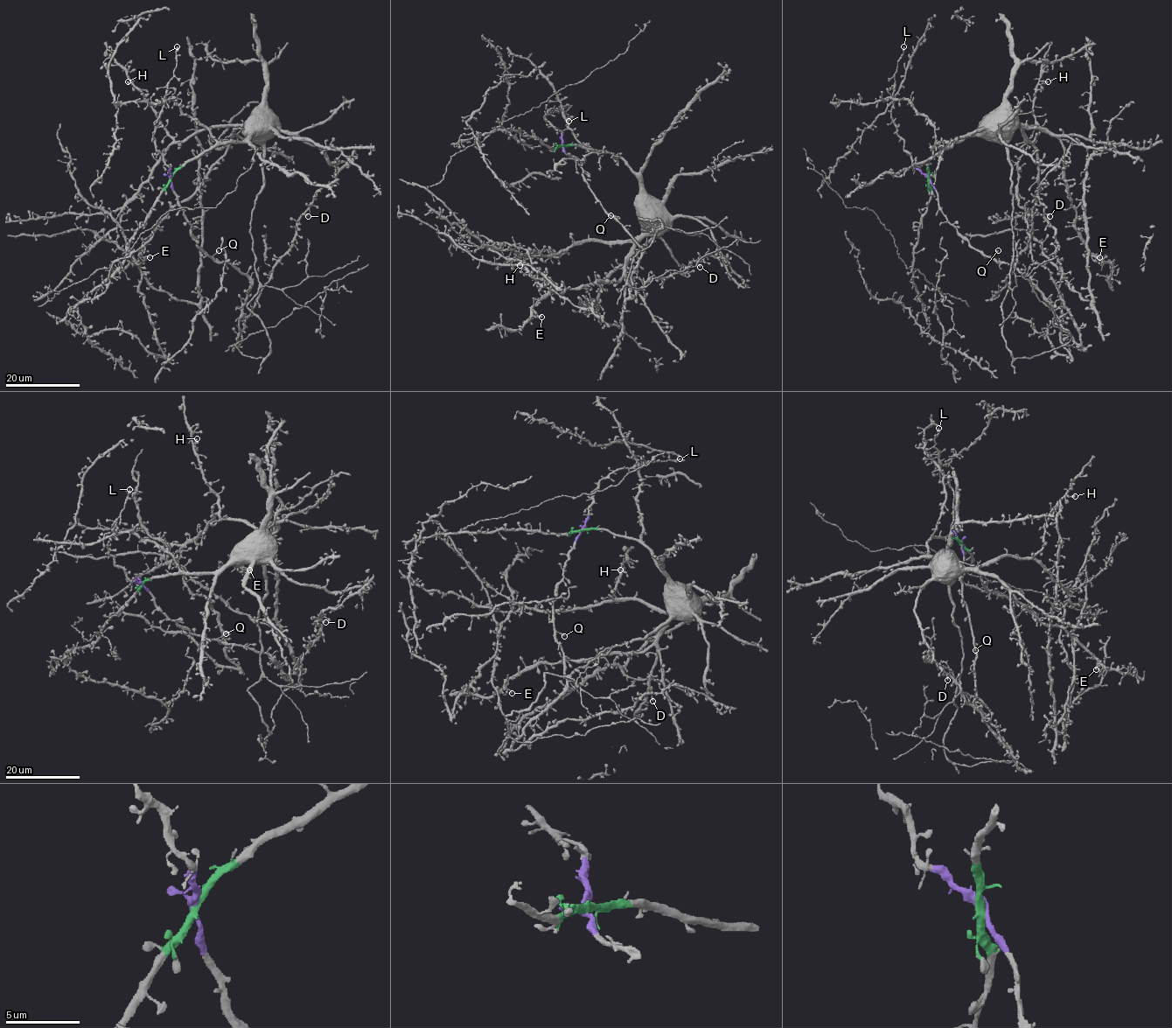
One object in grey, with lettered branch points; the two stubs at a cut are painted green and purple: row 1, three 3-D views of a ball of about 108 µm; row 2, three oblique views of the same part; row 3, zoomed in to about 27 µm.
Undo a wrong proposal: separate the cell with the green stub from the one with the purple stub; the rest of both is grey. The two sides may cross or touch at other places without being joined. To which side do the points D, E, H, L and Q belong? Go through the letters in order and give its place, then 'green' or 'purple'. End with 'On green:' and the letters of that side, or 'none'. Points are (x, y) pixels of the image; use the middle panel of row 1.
D: place (700, 267); purple
E: place (541, 317); green
H: place (519, 265); green
L: place (568, 121); purple
Q: place (610, 215); purple
On green: E, H

